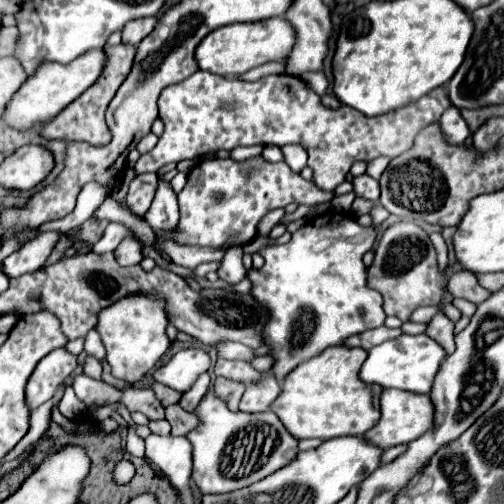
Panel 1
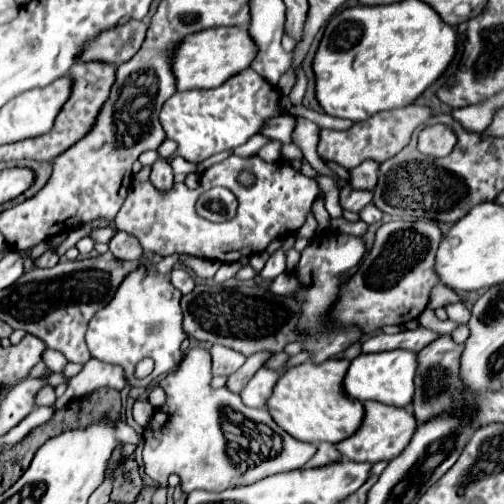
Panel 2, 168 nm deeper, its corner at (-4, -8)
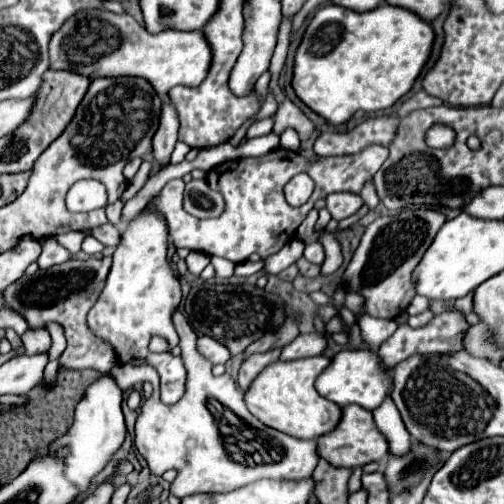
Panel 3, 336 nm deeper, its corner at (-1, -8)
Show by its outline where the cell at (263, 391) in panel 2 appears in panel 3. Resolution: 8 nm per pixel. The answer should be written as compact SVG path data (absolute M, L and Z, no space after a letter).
M267 350L267 352L257 352L257 354L251 354L247 356L241 366L239 366L239 378L237 378L237 384L241 386L241 390L249 388L251 380L269 364L273 364L275 360L279 360L279 354L281 350Z

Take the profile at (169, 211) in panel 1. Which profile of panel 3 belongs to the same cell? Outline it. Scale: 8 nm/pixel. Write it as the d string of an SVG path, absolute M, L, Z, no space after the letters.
M165 98L163 110L161 110L161 124L153 136L153 158L157 164L169 162L169 156L171 156L175 142L177 142L177 130L179 130L177 110Z

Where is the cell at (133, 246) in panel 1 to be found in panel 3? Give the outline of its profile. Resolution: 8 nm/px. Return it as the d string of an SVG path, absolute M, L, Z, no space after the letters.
M101 224L101 226L95 226L91 230L91 236L97 238L99 242L103 242L105 246L117 246L117 240L121 238L121 232L113 226L113 224Z

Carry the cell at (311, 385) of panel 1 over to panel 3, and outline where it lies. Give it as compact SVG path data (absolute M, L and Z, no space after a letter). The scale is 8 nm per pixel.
M327 356L299 358L293 362L277 360L275 364L269 364L245 390L245 404L249 412L265 426L293 438L315 440L315 436L329 432L329 428L337 424L337 418L341 418L341 408L329 400L323 400L323 396L317 396L317 390L313 388L315 378L321 374L325 364L329 364Z

